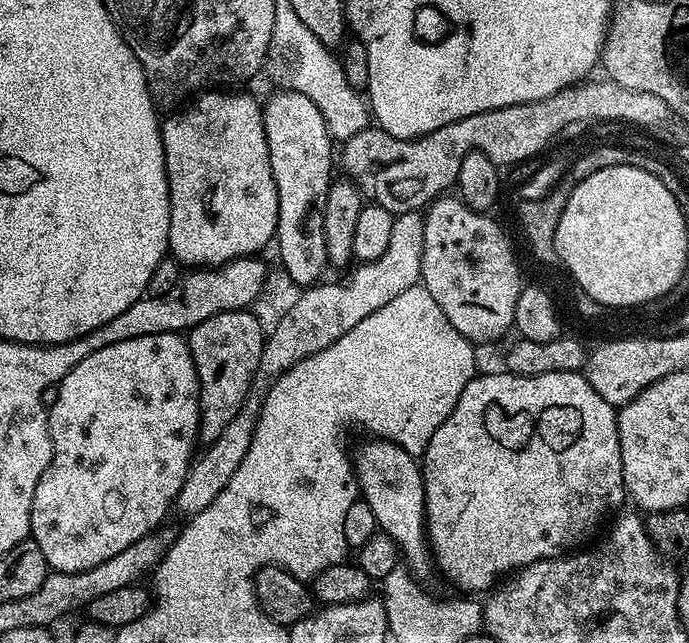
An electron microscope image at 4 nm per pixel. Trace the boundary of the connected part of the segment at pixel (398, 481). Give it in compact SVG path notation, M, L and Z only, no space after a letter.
M368 438L354 452L356 480L360 483L360 496L374 510L376 527L385 532L398 546L403 567L417 580L424 582L434 572L432 550L428 546L428 533L424 526L424 473L417 457L402 450L393 440Z

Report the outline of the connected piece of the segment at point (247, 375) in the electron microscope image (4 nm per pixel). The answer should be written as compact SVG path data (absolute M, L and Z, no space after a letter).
M241 310L239 312L223 312L206 318L206 322L198 322L187 333L188 349L194 358L194 366L200 383L200 434L199 439L204 442L216 440L229 425L234 414L244 405L248 391L254 386L256 367L260 365L266 328L260 325L260 320L255 316L255 311Z

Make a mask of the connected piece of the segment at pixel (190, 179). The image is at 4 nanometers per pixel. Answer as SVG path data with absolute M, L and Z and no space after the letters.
M209 90L195 97L187 106L165 116L168 117L163 117L160 125L160 141L168 175L168 251L171 259L185 269L195 270L215 268L243 256L260 254L267 244L273 243L280 201L278 186L274 186L274 170L270 170L270 150L266 146L261 101L247 96L244 90Z

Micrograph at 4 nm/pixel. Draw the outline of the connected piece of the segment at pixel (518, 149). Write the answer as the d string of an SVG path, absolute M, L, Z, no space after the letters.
M607 78L592 83L581 82L538 102L470 114L470 118L450 122L417 140L394 138L378 126L369 126L354 138L343 141L341 148L344 149L341 152L339 149L338 164L344 167L343 175L360 189L365 201L382 206L393 214L420 212L456 184L466 154L481 152L497 166L520 164L538 155L571 124L580 124L583 120L596 122L599 116L624 116L624 126L632 125L635 120L643 126L647 121L661 120L669 110L666 102L655 94L630 90Z

